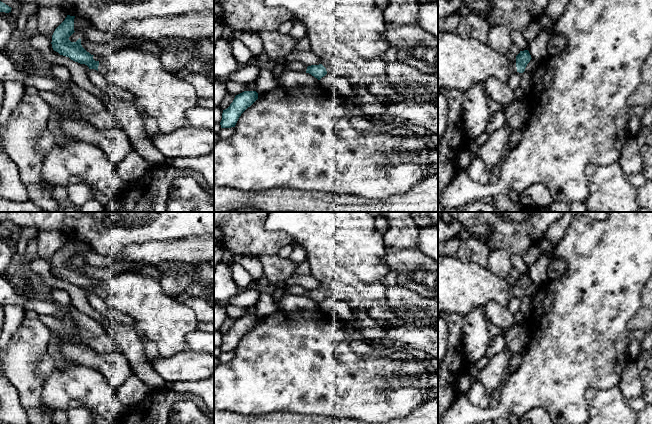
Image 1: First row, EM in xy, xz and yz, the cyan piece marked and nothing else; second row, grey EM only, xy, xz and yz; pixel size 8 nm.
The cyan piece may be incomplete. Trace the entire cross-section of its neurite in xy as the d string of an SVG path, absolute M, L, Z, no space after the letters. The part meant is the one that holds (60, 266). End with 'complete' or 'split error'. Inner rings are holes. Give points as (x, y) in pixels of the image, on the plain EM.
M67 239L65 244L55 253L51 266L54 275L75 286L87 289L89 293L99 295L109 308L132 318L137 331L158 346L159 356L168 358L187 349L186 337L189 333L197 330L199 323L193 309L178 302L173 297L167 296L158 281L138 272L122 273L100 285L95 285L94 279L82 271L80 262L76 266L69 264L69 261L75 256L74 242L75 240Z; split error

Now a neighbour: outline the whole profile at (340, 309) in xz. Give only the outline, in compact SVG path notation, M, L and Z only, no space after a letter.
M327 297L319 304L319 308L323 311L329 312L343 321L351 322L354 328L358 331L362 329L361 324L353 316L352 309L343 301Z

